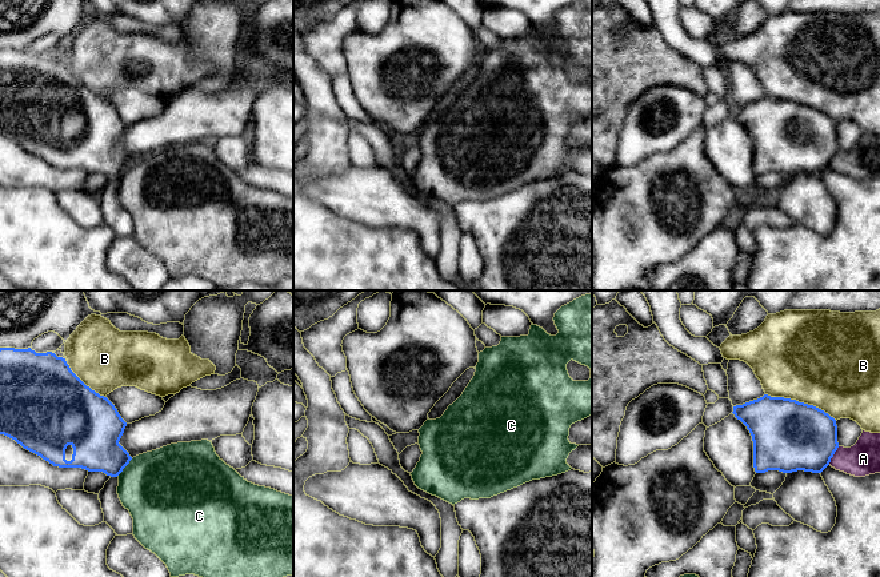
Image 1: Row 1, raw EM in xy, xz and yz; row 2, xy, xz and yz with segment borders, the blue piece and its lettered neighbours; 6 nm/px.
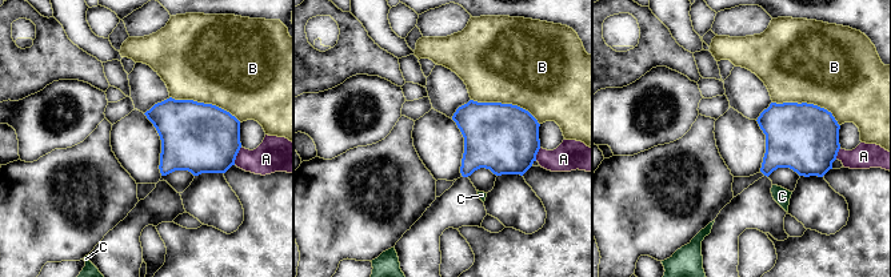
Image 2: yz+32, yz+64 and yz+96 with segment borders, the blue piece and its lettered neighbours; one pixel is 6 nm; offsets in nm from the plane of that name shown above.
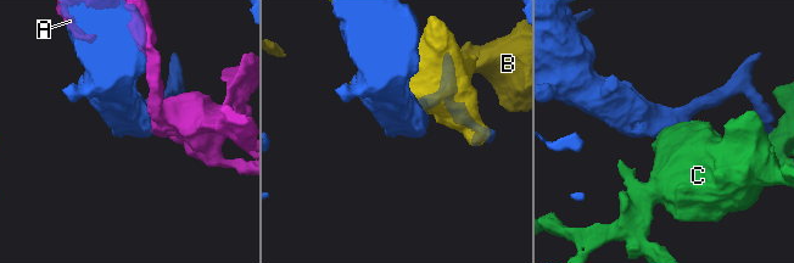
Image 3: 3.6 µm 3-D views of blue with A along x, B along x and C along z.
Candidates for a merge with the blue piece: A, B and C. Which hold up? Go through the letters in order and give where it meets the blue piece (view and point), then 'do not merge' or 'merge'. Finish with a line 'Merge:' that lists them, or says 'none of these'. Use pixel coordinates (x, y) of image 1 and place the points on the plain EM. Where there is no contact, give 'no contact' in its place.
A: contact yz (832, 157); do not merge
B: contact yz (802, 104); do not merge
C: contact xy (124, 168); do not merge
Merge: none of these

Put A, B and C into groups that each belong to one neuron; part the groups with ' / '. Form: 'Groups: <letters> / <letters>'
Groups: A / B / C

